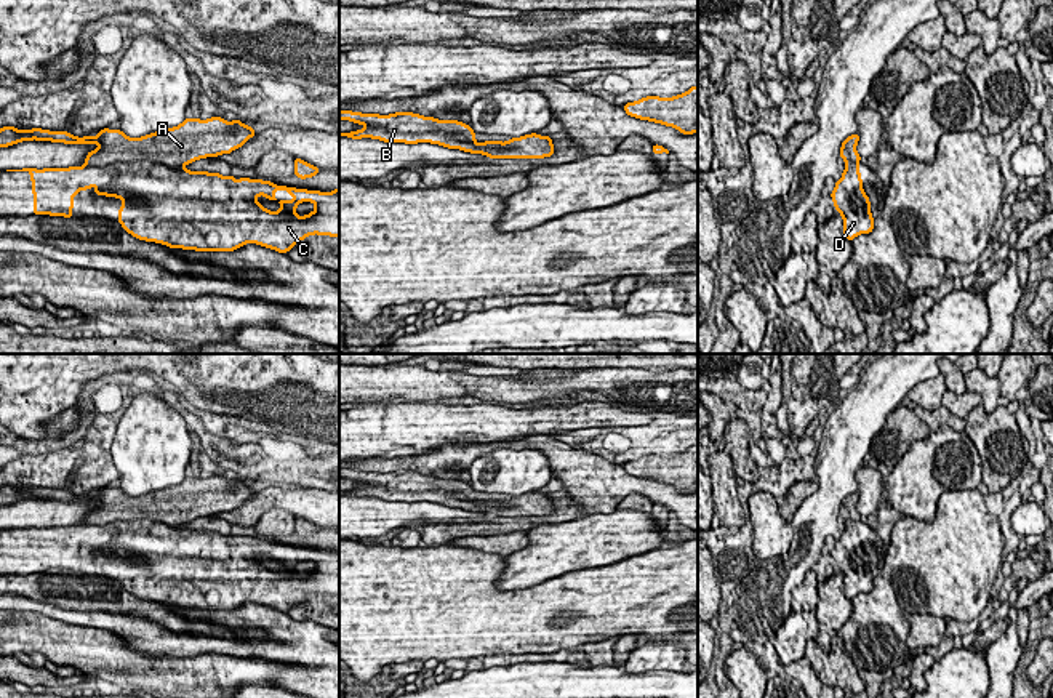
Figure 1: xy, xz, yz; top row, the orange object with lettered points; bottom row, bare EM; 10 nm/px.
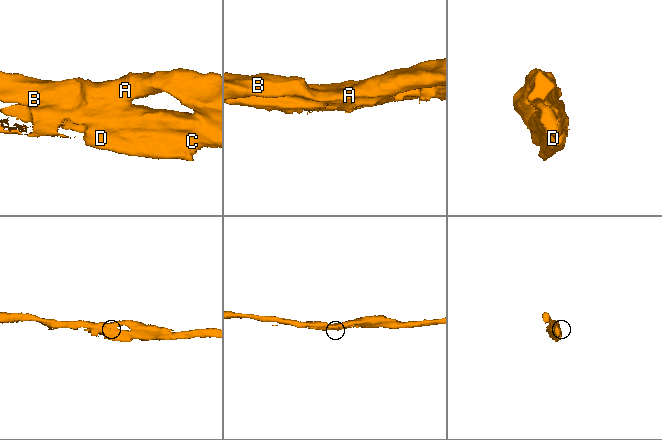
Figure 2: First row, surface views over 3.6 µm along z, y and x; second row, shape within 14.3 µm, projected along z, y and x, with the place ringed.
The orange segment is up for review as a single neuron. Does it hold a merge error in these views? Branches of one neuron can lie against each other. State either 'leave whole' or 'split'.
split

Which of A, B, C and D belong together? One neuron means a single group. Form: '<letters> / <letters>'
A B / C D

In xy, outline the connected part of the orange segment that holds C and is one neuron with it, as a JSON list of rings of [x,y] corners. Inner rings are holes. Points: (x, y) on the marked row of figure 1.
[[[149,160],[115,162],[106,166],[69,166],[69,168],[22,168],[6,171],[29,171],[34,194],[34,215],[50,215],[72,218],[74,197],[80,191],[91,189],[96,195],[122,199],[118,223],[133,237],[146,242],[155,242],[170,248],[195,251],[234,251],[245,243],[256,243],[272,248],[278,253],[288,253],[298,242],[307,235],[339,237],[339,192],[320,192],[277,186],[270,181],[256,178],[221,176],[219,173],[190,171],[184,168],[166,168]],[[264,195],[267,200],[278,202],[278,211],[269,211],[256,199]],[[301,202],[312,202],[315,210],[306,216],[296,215]]]

